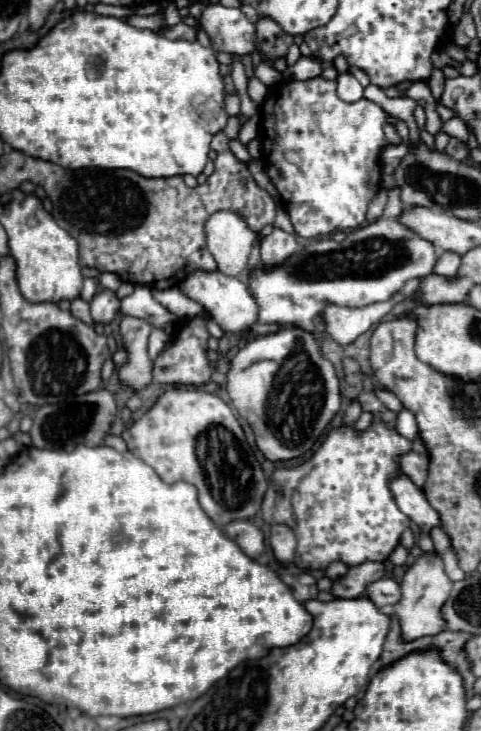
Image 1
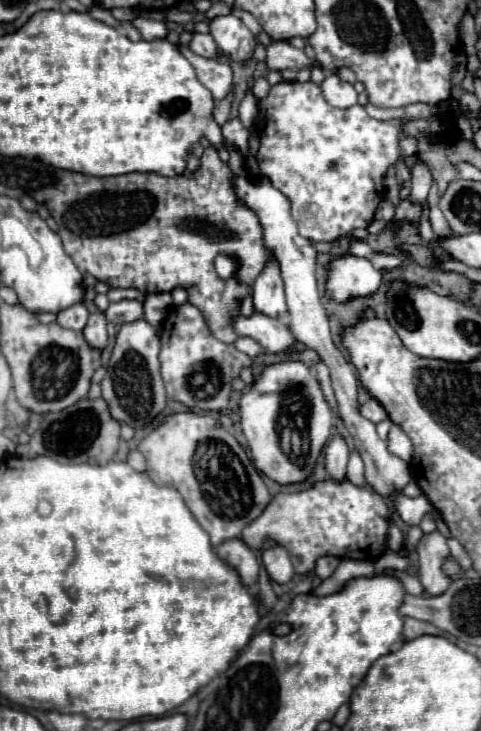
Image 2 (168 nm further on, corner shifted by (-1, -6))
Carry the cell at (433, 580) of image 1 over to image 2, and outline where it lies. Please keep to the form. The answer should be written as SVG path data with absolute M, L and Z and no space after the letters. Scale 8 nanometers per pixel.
M437 530L431 534L423 534L415 552L417 552L417 566L419 566L421 584L433 596L443 594L451 584L449 576L445 576L441 570L445 558L449 556L449 546L447 546L445 536Z

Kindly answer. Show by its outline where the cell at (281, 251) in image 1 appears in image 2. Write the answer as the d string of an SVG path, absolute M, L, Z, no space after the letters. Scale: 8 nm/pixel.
M275 258L267 262L265 270L255 280L253 308L255 312L263 312L265 316L275 316L275 318L281 318L287 314L283 280L281 280L279 264Z

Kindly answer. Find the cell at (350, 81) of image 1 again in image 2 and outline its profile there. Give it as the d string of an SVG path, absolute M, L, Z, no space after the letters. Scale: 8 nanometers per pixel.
M329 74L321 84L323 96L331 106L349 108L357 104L357 92L349 82L343 82L337 74Z

